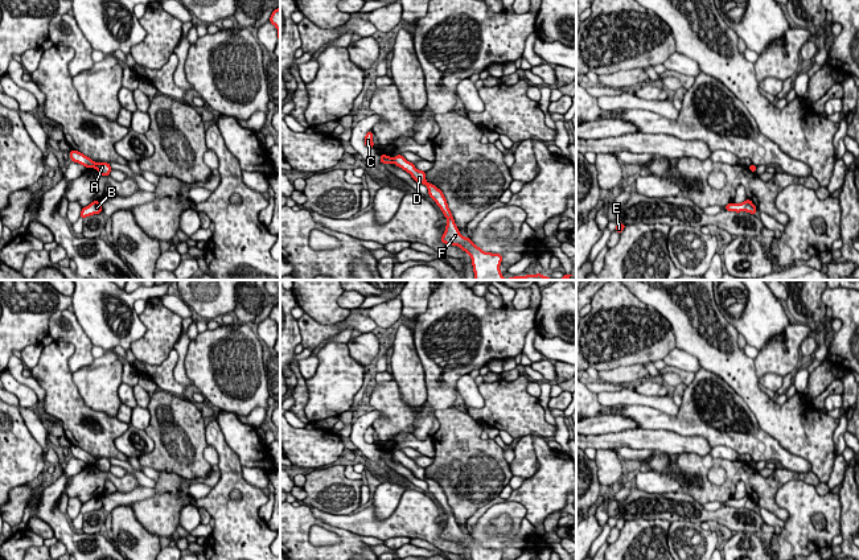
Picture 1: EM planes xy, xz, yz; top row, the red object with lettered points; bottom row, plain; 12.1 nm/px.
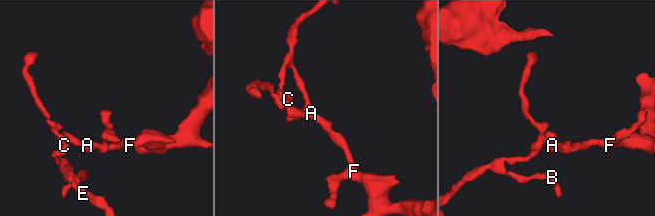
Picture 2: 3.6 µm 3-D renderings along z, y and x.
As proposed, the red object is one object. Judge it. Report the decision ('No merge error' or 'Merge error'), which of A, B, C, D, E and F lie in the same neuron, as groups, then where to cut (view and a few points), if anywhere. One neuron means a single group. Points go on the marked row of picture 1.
Merge error. Groups: A D F / B C E. Split along xy (97, 164), (94, 167)

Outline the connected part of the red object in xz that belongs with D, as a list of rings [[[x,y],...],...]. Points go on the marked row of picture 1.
[[[396,155],[395,157],[392,157],[392,164],[410,173],[416,182],[423,184],[428,188],[430,197],[440,207],[440,210],[444,214],[444,218],[448,219],[445,231],[440,242],[445,244],[457,246],[470,256],[474,272],[474,280],[568,280],[572,276],[564,273],[562,279],[550,279],[547,276],[537,273],[537,275],[514,276],[504,279],[500,271],[502,255],[484,252],[470,240],[470,238],[464,238],[460,234],[443,192],[437,189],[436,185],[432,185],[426,181],[426,172],[418,170],[415,165],[407,161],[402,155]]]

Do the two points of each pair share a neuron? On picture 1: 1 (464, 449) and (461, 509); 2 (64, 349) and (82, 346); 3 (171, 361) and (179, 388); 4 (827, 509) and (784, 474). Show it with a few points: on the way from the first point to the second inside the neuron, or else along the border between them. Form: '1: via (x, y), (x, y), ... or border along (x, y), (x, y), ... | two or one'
1: via (473, 464), (472, 494) | one
2: border along (54, 338), (73, 345), (72, 373) | two
3: via (169, 367), (169, 379), (172, 382) | one
4: border along (814, 485), (786, 481), (777, 490), (775, 502) | two

